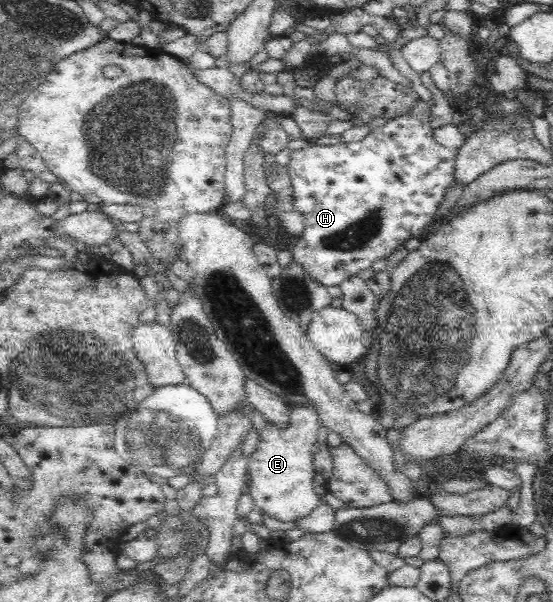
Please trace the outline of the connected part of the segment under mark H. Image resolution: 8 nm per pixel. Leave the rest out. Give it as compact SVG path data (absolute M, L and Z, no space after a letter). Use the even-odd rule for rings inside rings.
M419 100L406 114L373 128L358 142L310 143L291 152L287 173L293 187L292 207L304 220L303 234L292 248L293 260L313 282L322 287L340 286L359 270L371 268L376 260L389 257L400 246L416 241L424 227L434 220L453 183L457 150L444 148L432 135L428 120L432 105L431 100Z

